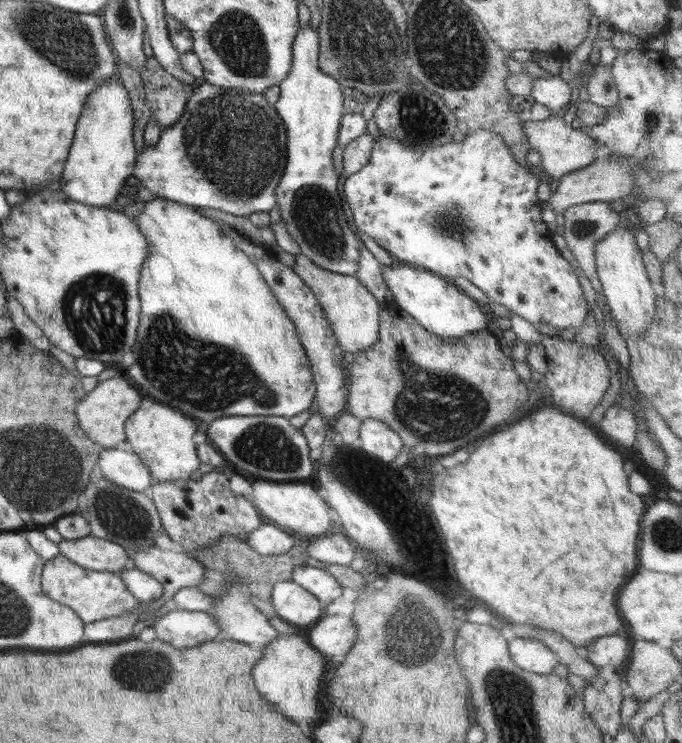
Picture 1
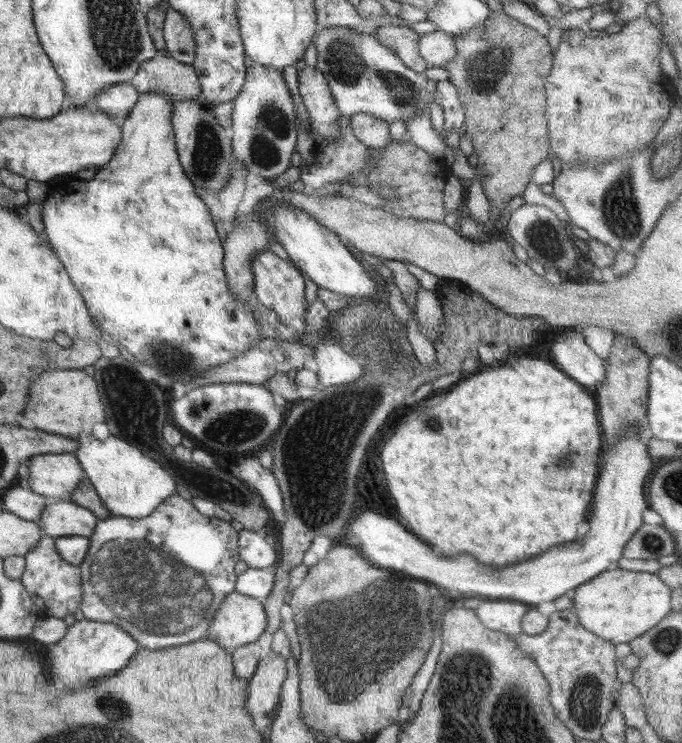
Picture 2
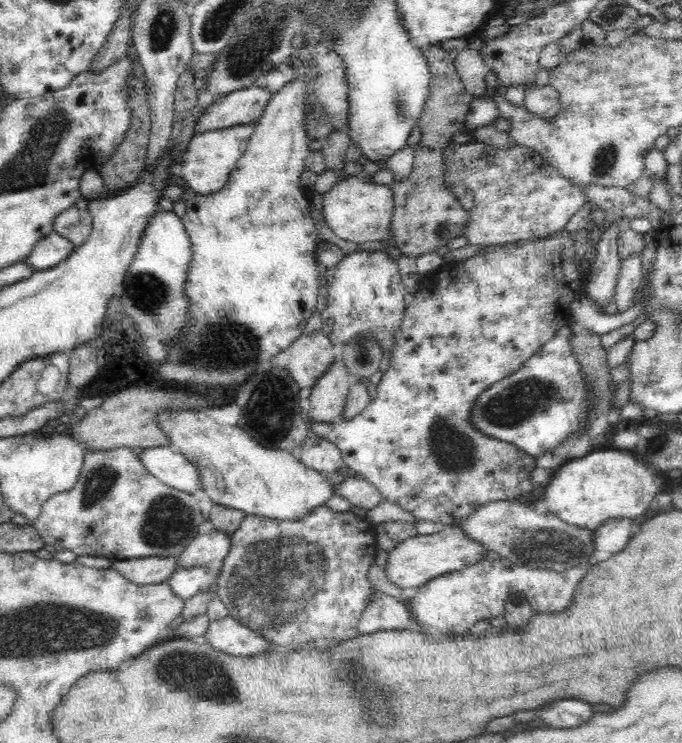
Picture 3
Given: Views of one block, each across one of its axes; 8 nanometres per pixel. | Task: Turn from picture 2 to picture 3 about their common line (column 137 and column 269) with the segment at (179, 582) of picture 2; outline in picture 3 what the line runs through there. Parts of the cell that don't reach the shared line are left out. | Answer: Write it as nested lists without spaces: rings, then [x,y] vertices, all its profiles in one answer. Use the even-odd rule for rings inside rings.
[[[328,505],[312,510],[298,520],[269,519],[247,514],[230,536],[231,548],[224,560],[215,594],[229,611],[229,617],[258,631],[272,645],[285,650],[307,649],[306,644],[325,642],[332,646],[355,638],[370,594],[376,590],[367,575],[376,563],[376,526],[356,510],[334,512]]]

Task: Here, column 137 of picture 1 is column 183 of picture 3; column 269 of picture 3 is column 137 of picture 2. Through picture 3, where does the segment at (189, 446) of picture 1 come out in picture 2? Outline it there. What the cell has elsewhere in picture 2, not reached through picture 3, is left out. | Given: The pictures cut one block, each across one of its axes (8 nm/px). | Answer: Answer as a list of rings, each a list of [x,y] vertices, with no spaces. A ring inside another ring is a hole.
[[[110,435],[104,441],[84,439],[74,451],[84,476],[94,485],[100,500],[114,516],[141,519],[150,516],[166,498],[177,494],[174,477],[152,458],[126,440]]]

